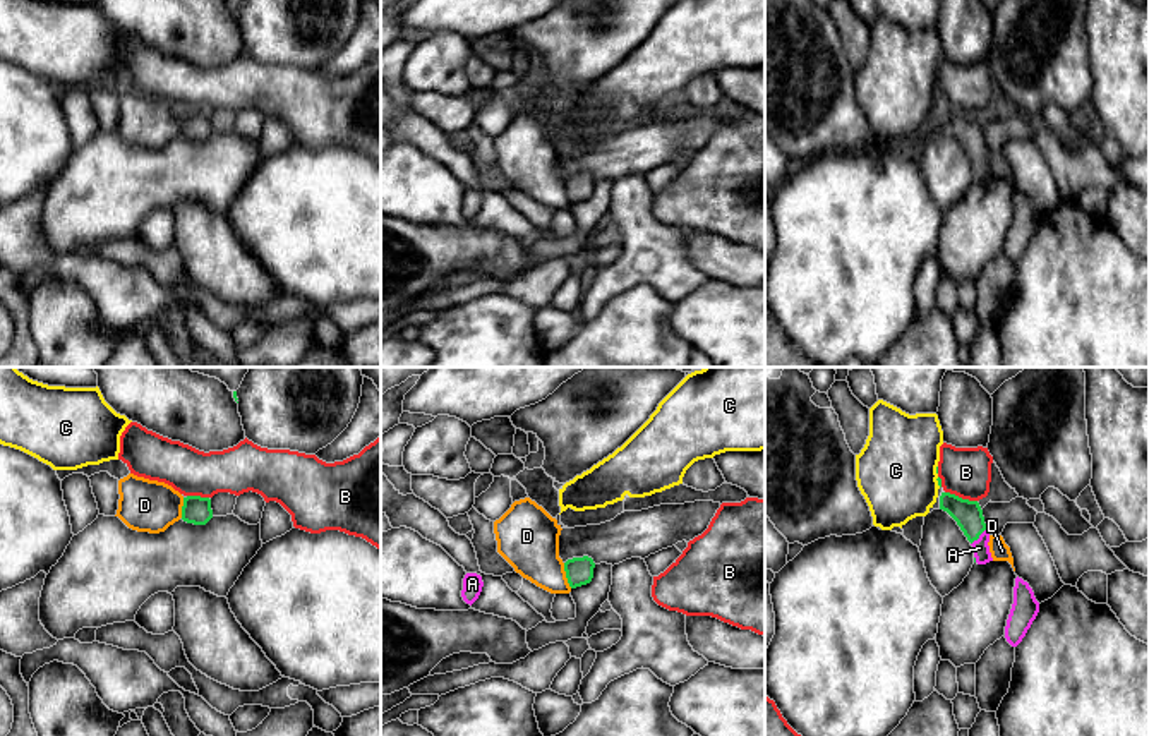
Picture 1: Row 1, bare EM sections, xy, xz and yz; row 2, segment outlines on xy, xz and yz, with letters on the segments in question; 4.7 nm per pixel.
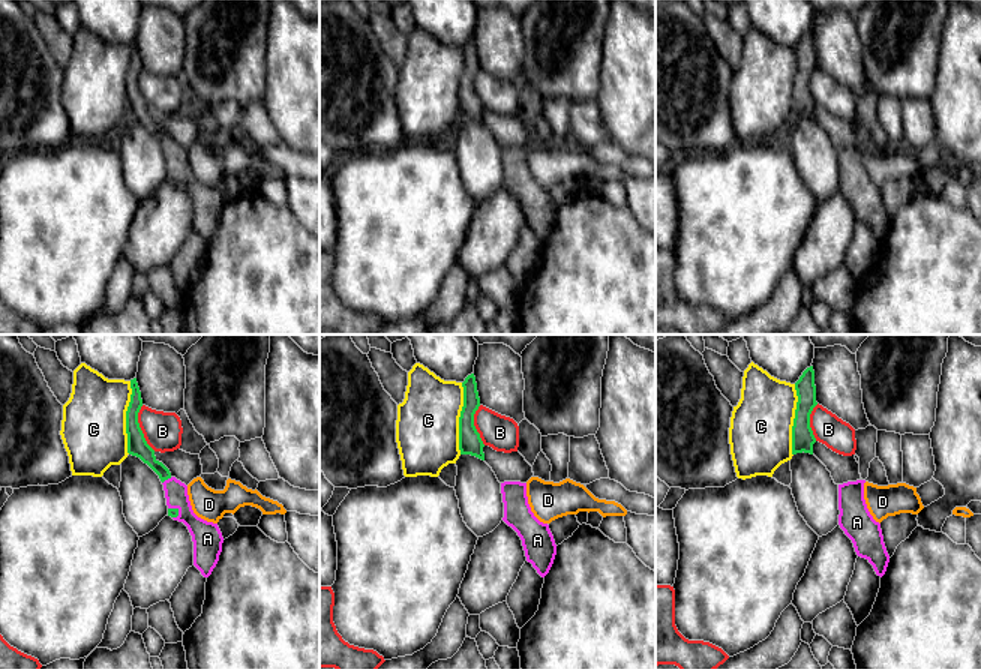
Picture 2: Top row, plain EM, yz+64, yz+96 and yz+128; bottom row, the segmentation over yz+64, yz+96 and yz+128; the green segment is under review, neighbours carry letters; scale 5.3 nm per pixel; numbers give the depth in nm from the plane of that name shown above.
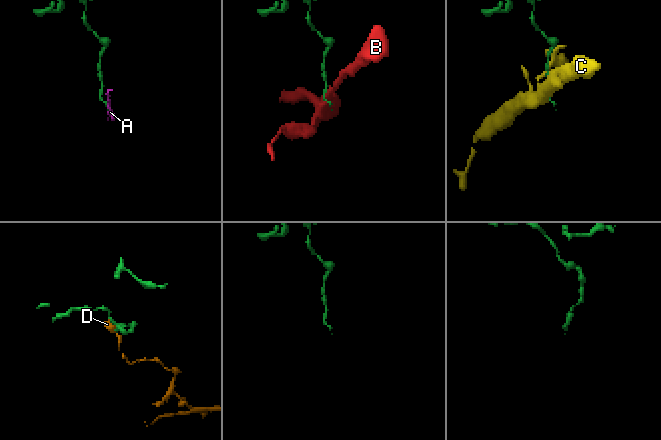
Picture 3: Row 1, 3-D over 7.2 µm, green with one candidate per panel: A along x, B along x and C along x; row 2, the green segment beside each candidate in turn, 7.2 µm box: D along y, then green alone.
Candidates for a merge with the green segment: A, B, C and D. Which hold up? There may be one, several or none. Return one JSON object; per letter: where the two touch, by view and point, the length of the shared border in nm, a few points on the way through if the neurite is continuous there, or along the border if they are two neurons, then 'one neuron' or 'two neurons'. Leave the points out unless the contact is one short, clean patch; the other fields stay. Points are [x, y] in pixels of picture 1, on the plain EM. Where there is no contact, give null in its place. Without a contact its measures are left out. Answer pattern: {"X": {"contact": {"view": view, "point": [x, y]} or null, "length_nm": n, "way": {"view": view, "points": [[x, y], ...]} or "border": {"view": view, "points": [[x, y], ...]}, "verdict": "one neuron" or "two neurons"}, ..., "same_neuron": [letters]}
{"A": {"contact": {"view": "yz", "point": [978, 153]}, "length_nm": 100, "way": {"view": "yz", "points": [[968, 129], [978, 153], [980, 163]]}, "verdict": "one neuron"}, "B": {"contact": {"view": "yz", "point": [961, 114]}, "length_nm": 160, "border": {"view": "yz", "points": [[945, 107], [976, 117]]}, "verdict": "two neurons"}, "C": {"contact": {"view": "yz", "point": [938, 98]}, "length_nm": 50, "verdict": "two neurons"}, "D": {"contact": {"view": "xz", "point": [566, 191]}, "length_nm": 130, "verdict": "two neurons"}, "same_neuron": ["A"]}

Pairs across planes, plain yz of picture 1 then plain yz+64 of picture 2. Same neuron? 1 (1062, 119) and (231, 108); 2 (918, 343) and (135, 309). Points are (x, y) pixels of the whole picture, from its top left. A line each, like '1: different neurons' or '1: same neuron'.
1: same neuron
2: same neuron

